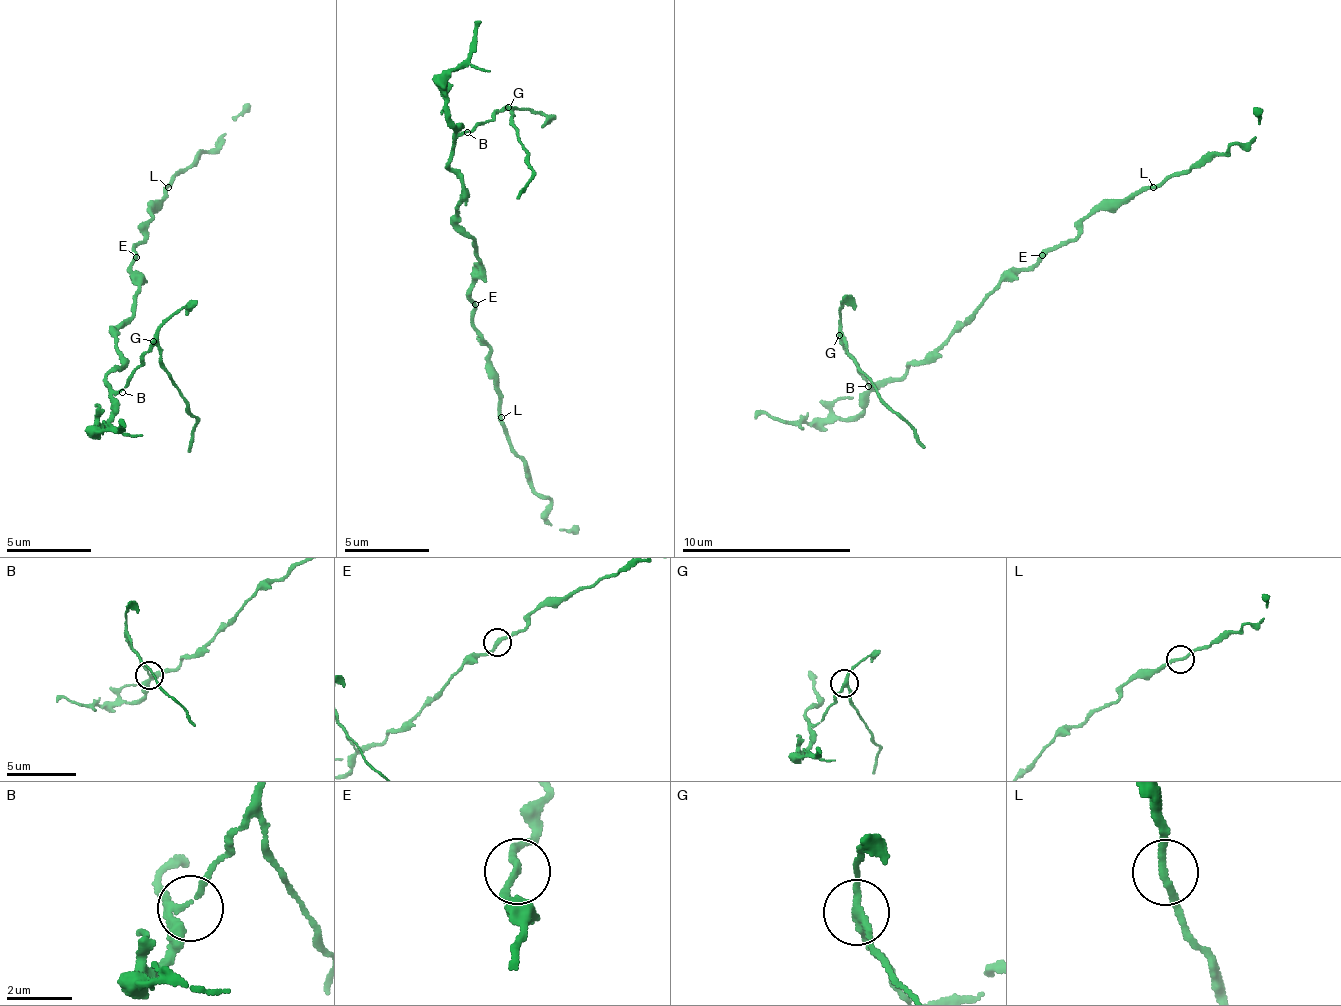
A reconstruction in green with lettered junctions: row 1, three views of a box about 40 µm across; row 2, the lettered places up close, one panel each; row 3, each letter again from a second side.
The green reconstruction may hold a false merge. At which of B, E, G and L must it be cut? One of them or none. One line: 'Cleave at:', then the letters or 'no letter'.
Cleave at: G

